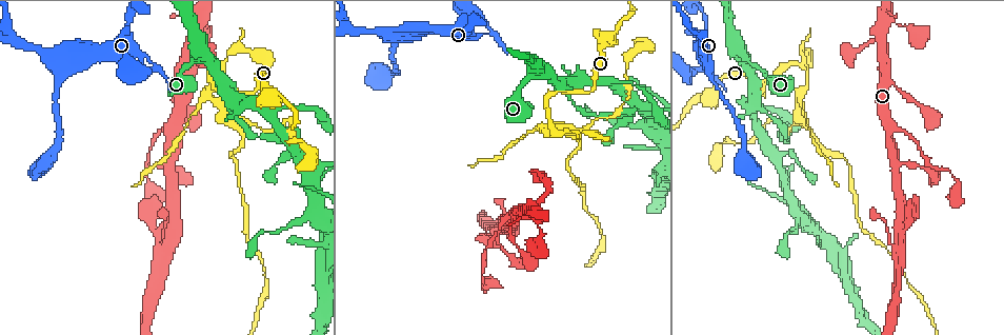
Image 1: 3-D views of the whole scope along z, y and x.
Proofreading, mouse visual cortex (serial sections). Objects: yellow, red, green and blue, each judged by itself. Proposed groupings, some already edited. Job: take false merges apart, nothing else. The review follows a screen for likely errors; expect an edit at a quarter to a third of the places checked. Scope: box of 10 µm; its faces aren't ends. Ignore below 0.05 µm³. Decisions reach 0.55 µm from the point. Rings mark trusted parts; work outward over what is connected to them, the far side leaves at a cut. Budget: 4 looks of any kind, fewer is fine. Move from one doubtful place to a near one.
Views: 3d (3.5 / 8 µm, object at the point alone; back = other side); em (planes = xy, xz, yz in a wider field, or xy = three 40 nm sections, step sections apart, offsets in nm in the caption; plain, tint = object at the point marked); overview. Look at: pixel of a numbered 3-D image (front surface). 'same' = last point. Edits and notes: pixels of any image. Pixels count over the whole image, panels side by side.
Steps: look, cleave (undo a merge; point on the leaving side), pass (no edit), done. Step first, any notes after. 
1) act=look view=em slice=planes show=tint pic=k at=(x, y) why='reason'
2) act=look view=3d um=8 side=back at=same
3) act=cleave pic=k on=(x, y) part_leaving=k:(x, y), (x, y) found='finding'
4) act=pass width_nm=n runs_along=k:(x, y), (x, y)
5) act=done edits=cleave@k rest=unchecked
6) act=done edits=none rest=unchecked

act=look view=3d um=3.5 side=back pic=1 at=(591, 92) why='sharp bend'

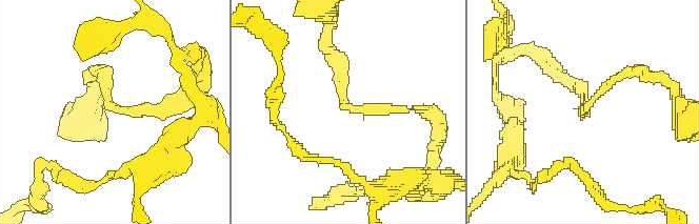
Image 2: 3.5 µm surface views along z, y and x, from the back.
act=look view=em slice=xy step=3 show=tint pic=2 at=(352, 108) why='now the EM'

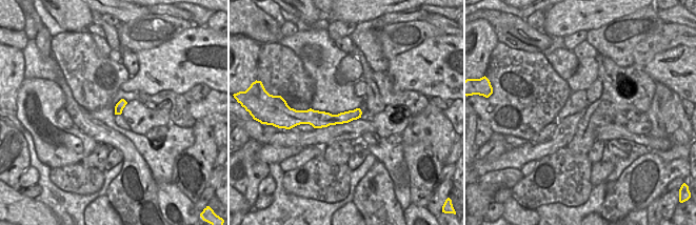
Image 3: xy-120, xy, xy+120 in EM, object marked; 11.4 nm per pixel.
act=pass runs_along=2:(334, 56), (343, 104), (418, 109) found='one cell here'

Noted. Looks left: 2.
act=look view=em slice=xy step=1 show=tint pic=1 at=(153, 63) why='sharp bend'

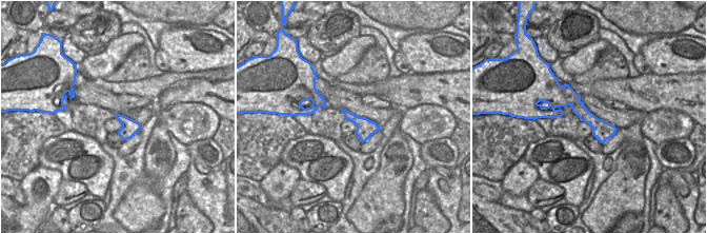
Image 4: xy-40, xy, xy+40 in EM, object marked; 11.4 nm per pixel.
act=look view=3d um=3.5 at=same why='see where the arms go'

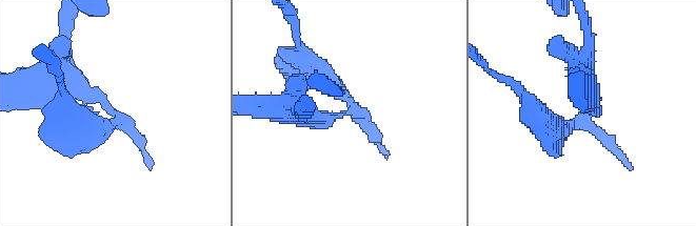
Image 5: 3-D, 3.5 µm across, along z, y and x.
act=cleave pic=5 on=(374, 138) part_leaving=5:(102, 103), (121, 119), (102, 128), (66, 109) found='two cells meet here'

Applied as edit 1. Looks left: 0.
act=done edits=cleave@5 rest=unchecked

